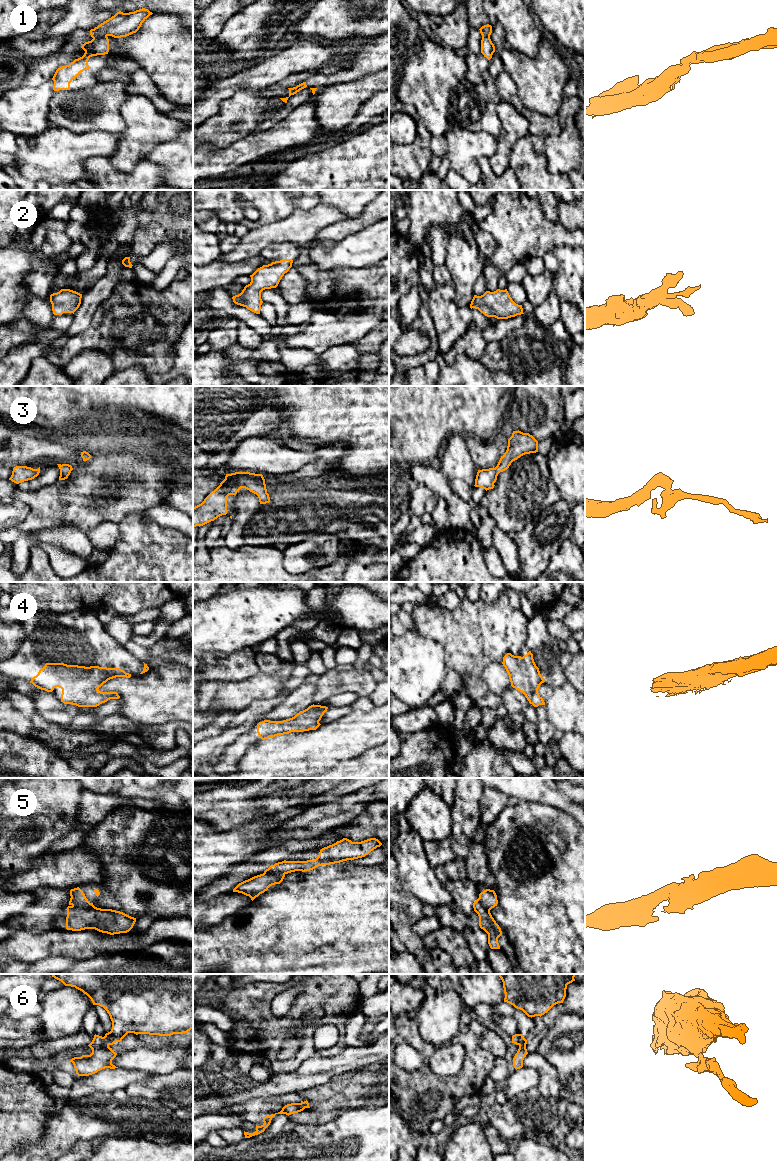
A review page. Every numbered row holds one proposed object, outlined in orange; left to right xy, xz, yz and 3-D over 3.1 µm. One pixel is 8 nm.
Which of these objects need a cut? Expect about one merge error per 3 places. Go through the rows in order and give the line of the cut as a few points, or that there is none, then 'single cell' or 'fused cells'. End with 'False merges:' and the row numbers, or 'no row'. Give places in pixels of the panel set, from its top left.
1: cut xy (106, 35), (93, 38); fused cells
2: cut none; single cell
3: cut none; single cell
4: cut none; single cell
5: cut none; single cell
6: cut xy (103, 1037), (103, 1040), (108, 1045); fused cells
False merges: 1, 6

